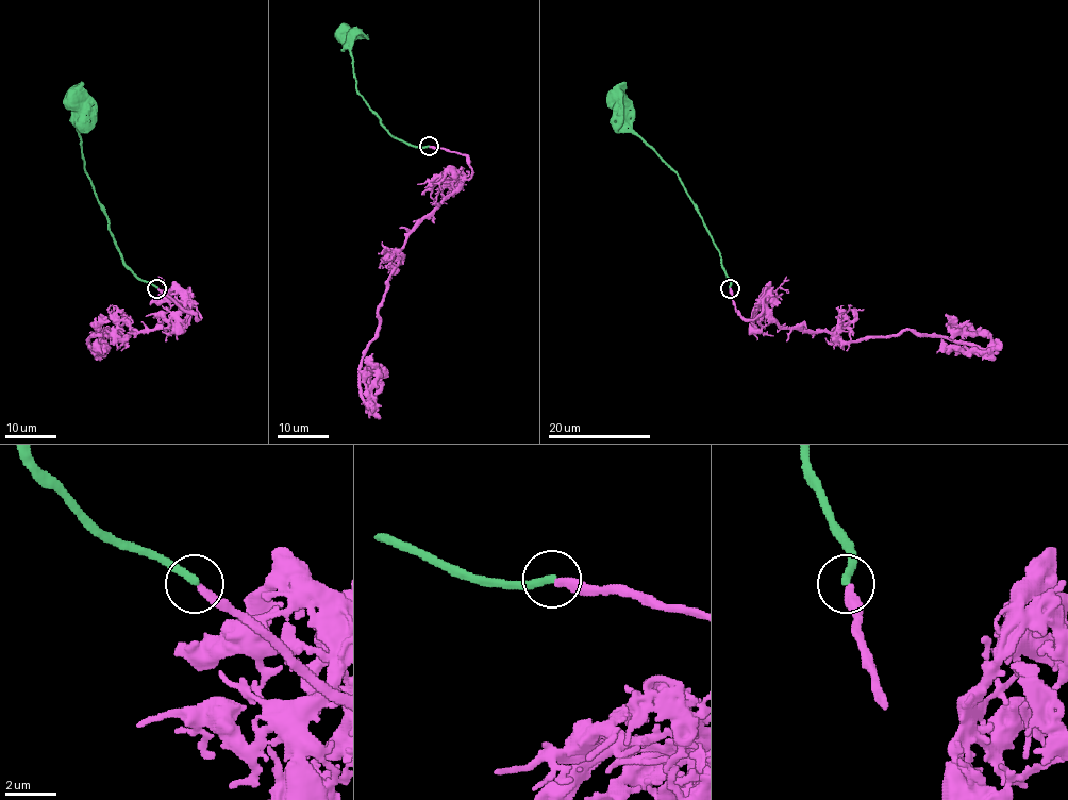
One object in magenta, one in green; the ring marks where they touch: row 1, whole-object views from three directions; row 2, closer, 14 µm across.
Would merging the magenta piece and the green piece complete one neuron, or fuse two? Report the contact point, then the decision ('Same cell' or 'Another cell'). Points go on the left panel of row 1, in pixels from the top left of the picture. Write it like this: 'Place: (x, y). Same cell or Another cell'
Place: (156, 288). Same cell

